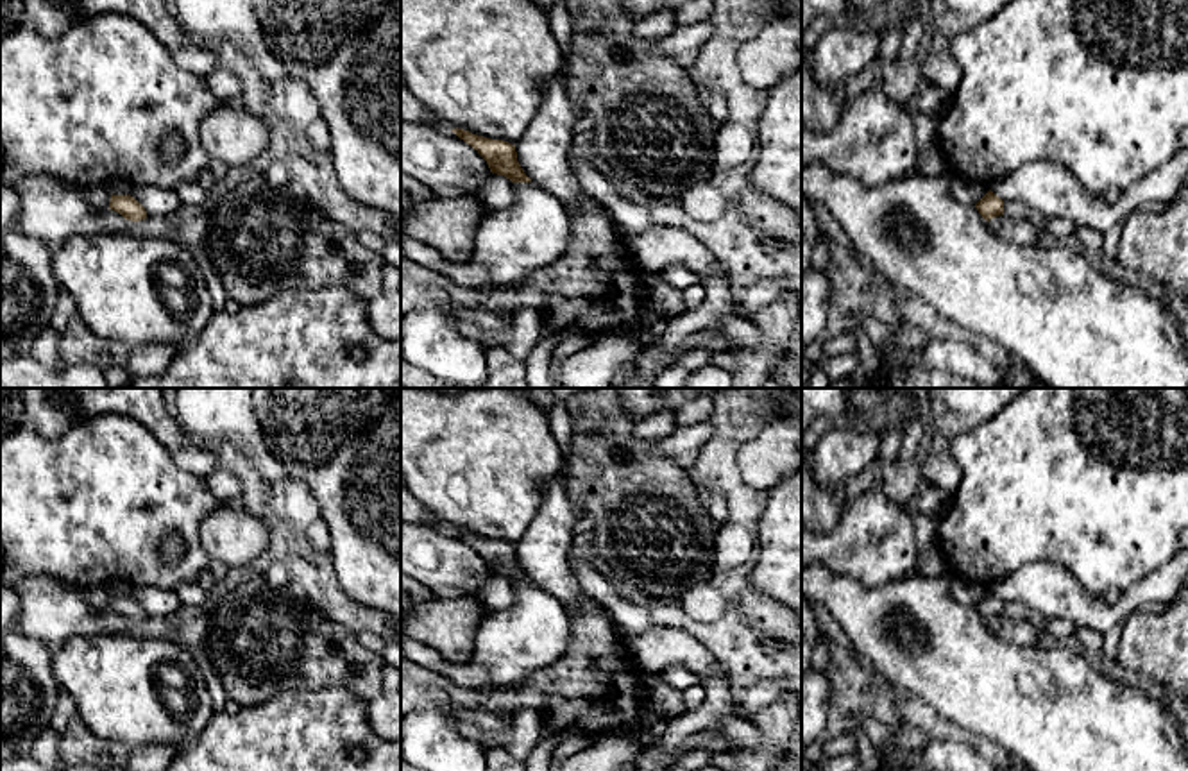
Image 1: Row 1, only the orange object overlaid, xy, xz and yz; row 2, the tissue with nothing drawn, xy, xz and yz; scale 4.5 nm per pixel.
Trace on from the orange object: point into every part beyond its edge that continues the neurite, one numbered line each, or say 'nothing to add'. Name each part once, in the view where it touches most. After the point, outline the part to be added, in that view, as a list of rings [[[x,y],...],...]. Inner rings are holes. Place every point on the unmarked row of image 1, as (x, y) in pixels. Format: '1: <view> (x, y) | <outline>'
nothing to add

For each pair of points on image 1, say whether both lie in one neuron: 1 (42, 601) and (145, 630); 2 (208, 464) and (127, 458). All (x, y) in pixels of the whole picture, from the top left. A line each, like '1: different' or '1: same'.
1: same
2: different

